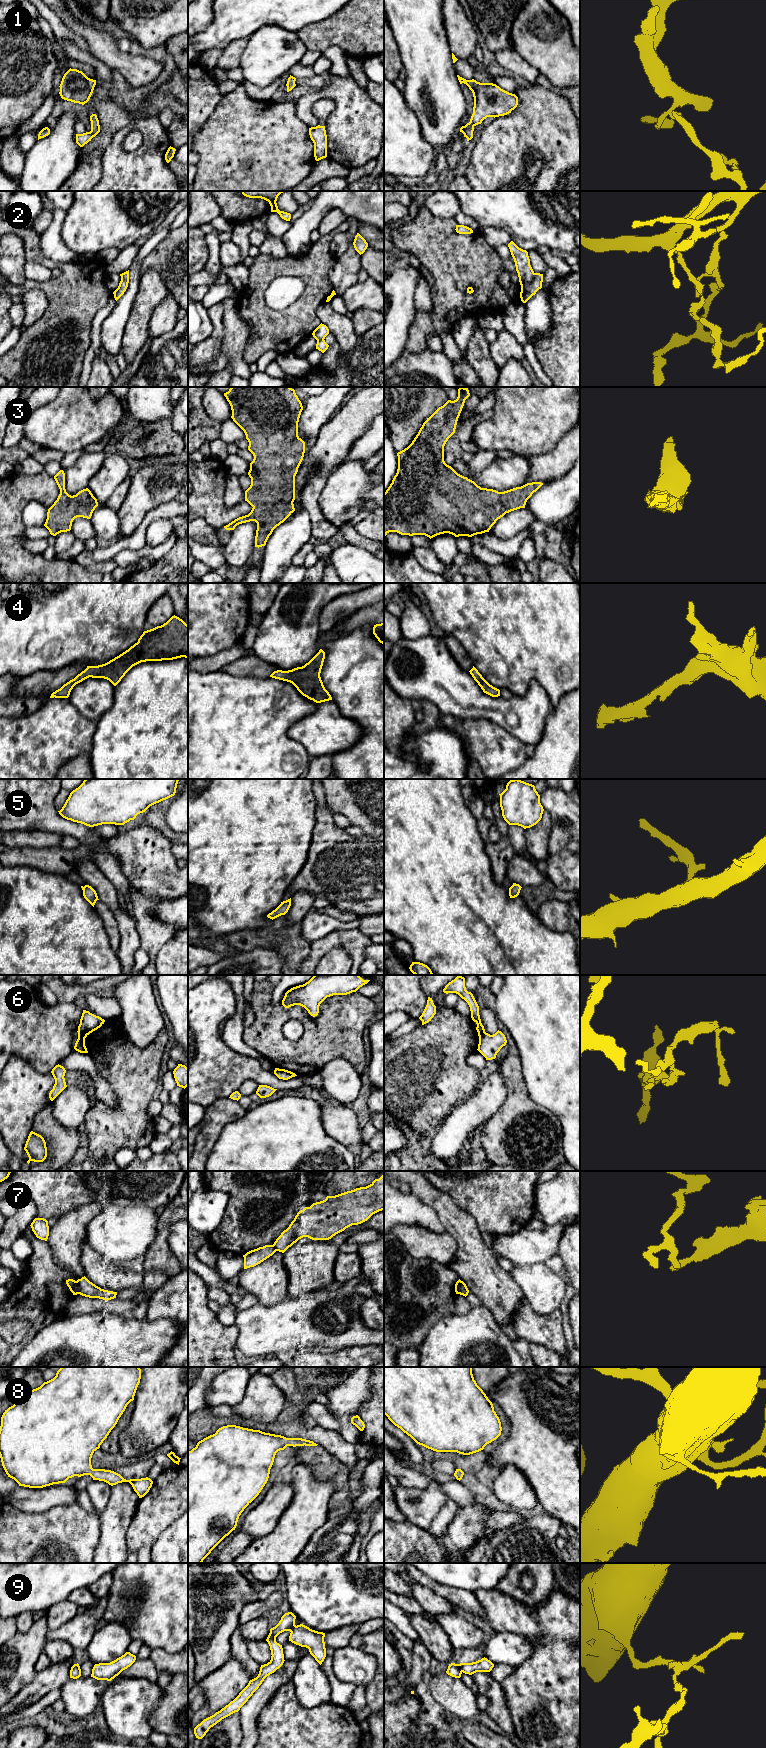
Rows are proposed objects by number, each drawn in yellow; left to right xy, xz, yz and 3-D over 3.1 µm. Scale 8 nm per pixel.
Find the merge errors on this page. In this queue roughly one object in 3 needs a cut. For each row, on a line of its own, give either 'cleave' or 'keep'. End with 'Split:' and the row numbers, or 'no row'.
1: keep
2: cleave
3: keep
4: keep
5: keep
6: cleave
7: cleave
8: keep
9: keep
Split: 2, 6, 7

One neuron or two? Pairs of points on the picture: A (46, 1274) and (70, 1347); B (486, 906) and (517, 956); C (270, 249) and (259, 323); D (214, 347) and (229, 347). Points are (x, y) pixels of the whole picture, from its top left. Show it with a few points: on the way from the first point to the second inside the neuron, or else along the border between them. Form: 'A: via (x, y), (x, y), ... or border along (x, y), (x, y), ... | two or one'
A: border along (68, 1314), (44, 1325), (40, 1329) | two
B: via (486, 918), (486, 925), (505, 944) | one
C: border along (261, 253), (274, 258), (285, 258), (287, 256) | two
D: border along (224, 324), (224, 335), (220, 348) | two

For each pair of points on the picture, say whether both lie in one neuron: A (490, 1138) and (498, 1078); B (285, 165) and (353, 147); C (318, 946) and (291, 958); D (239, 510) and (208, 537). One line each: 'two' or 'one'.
A: two
B: two
C: two
D: two

